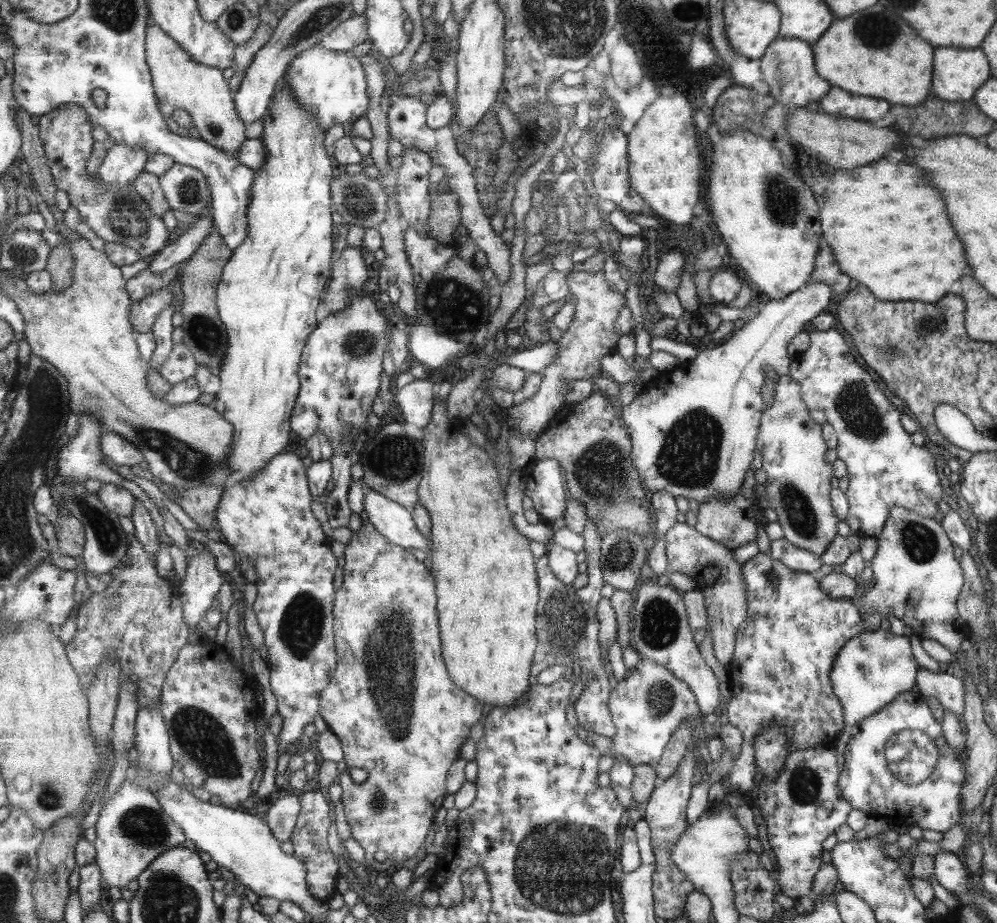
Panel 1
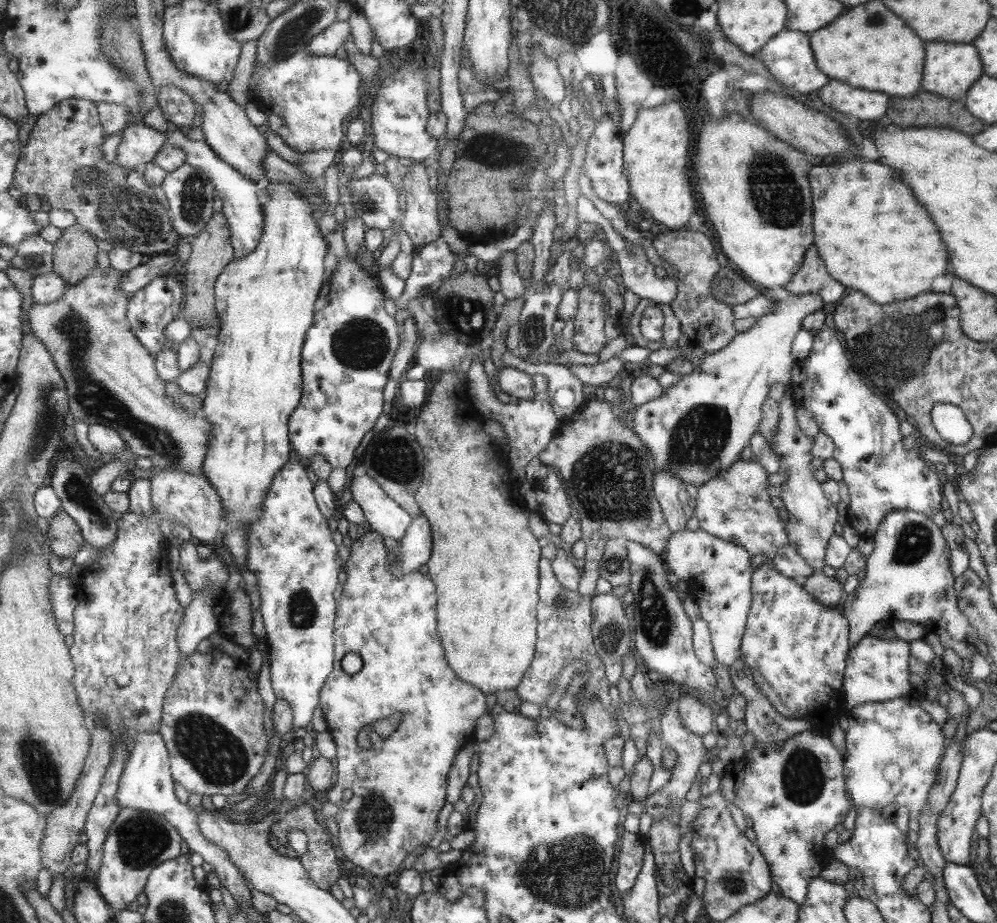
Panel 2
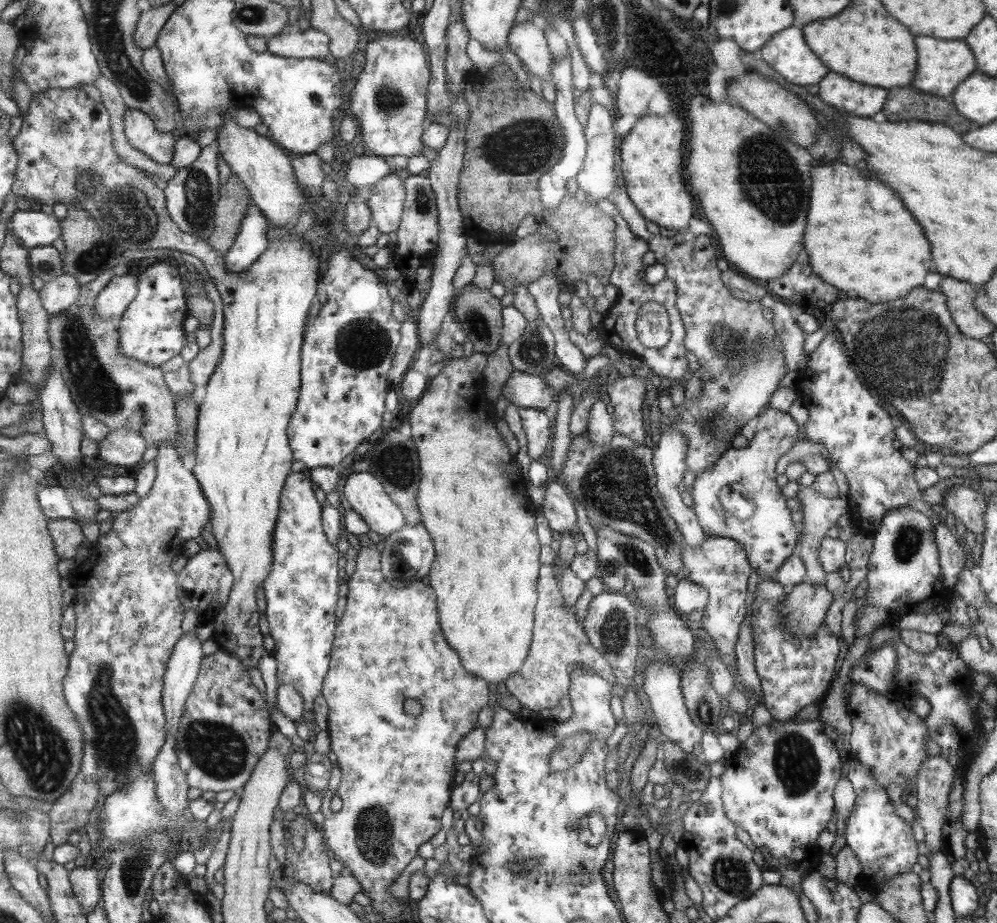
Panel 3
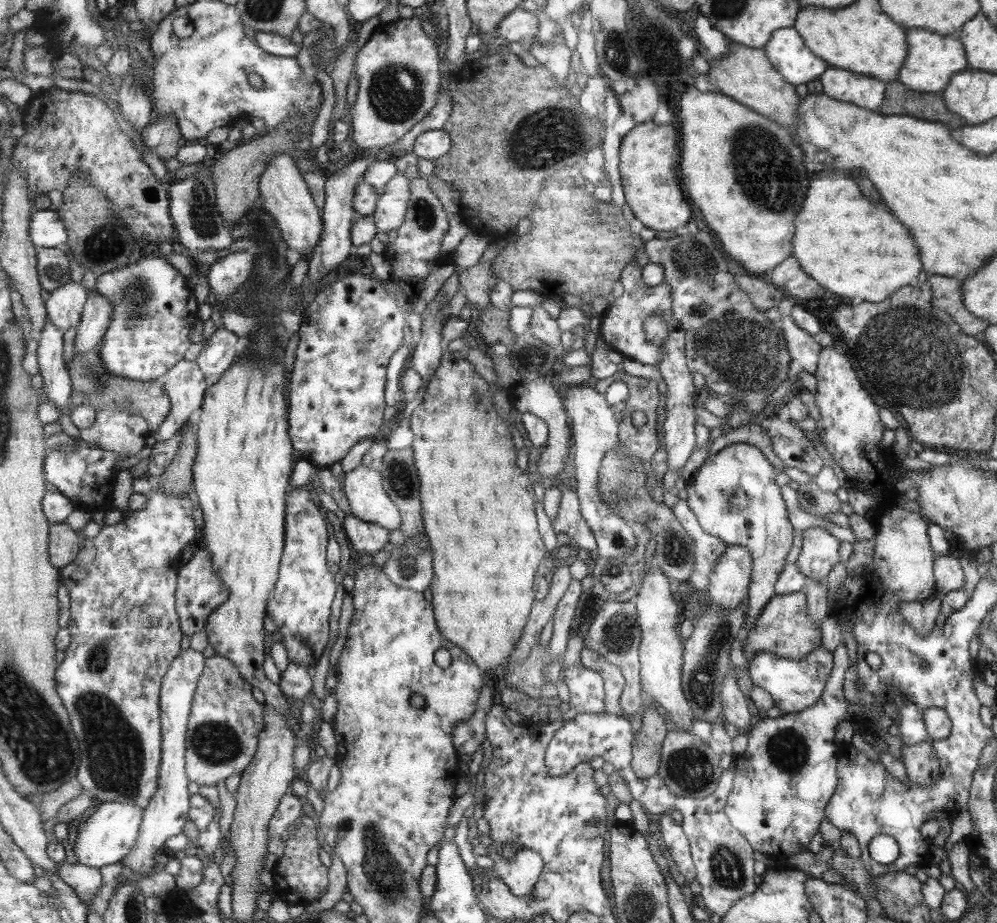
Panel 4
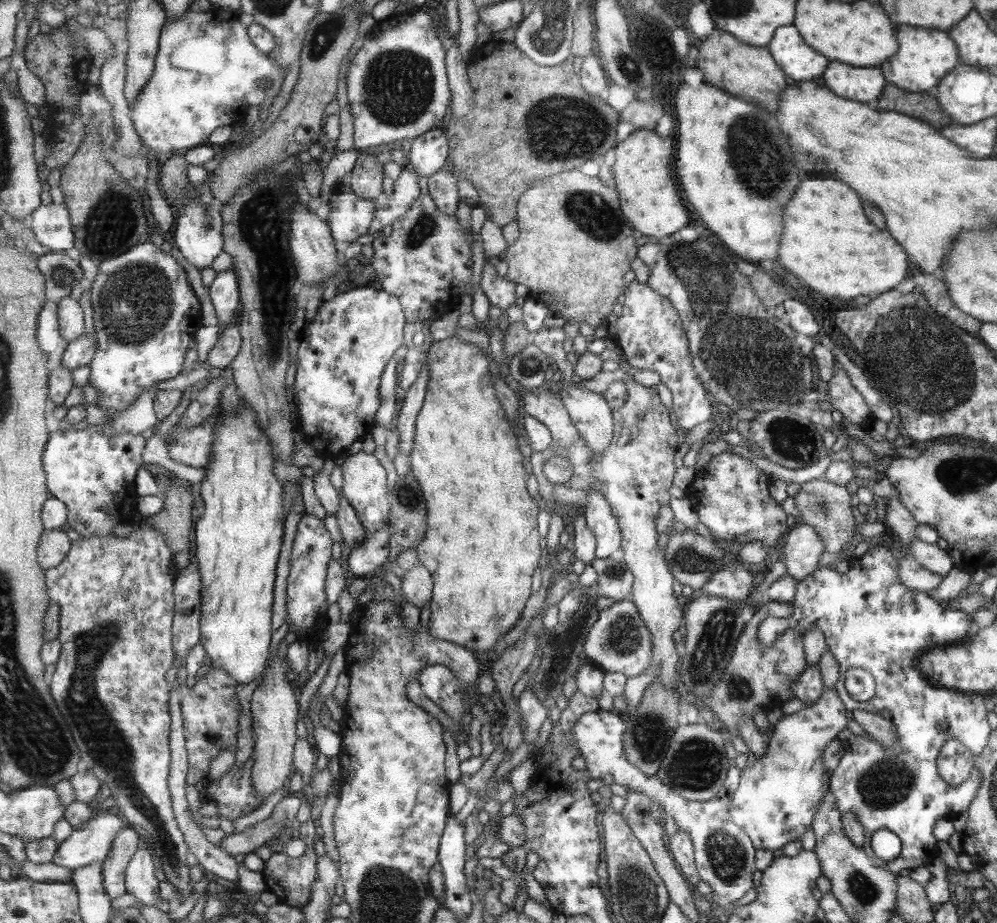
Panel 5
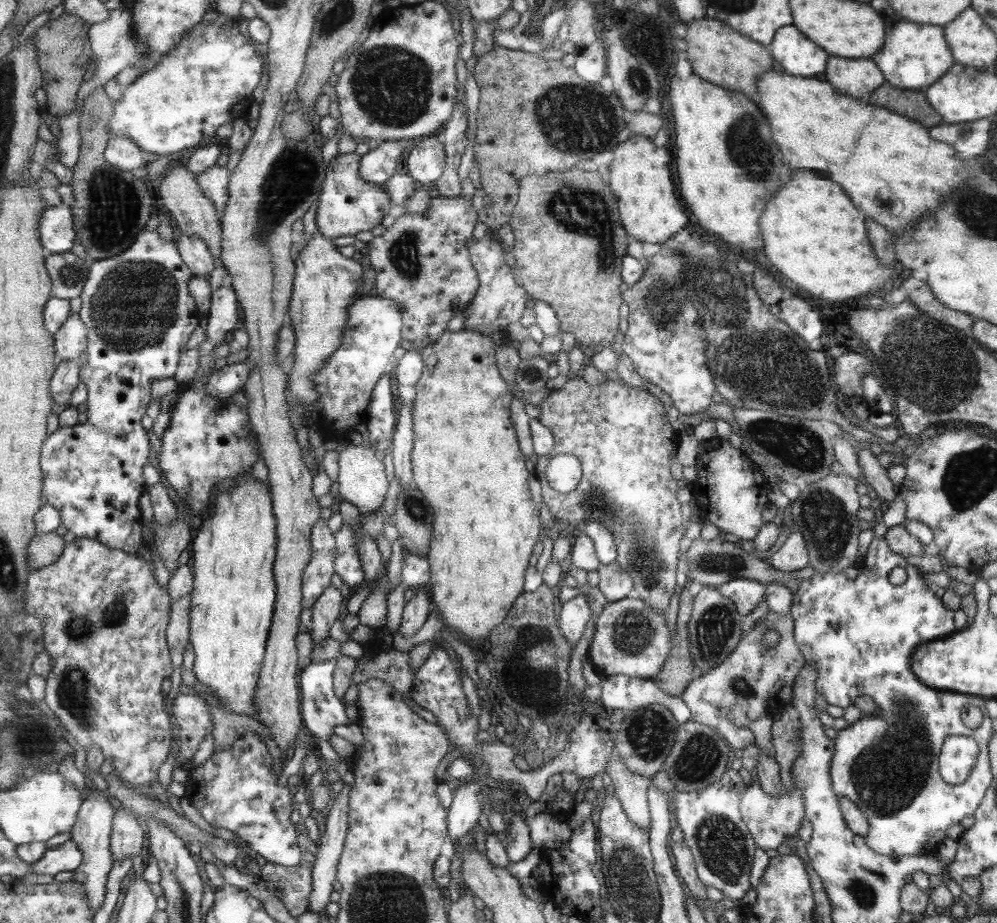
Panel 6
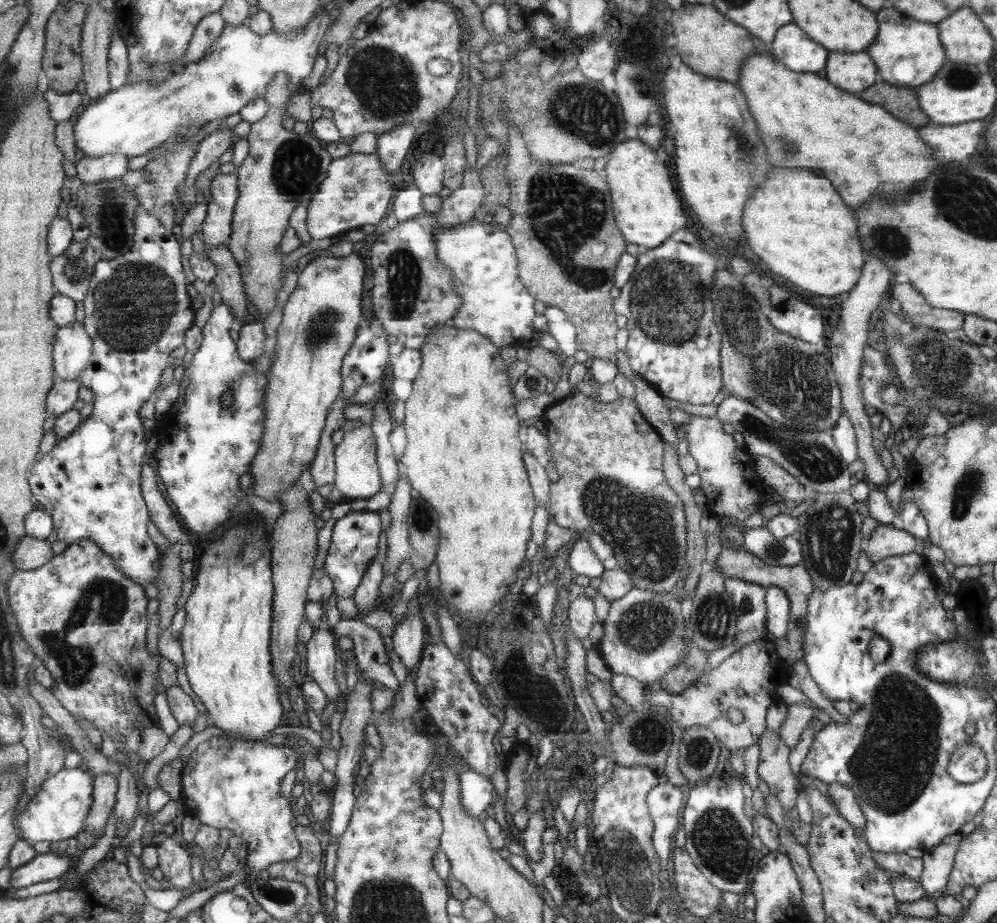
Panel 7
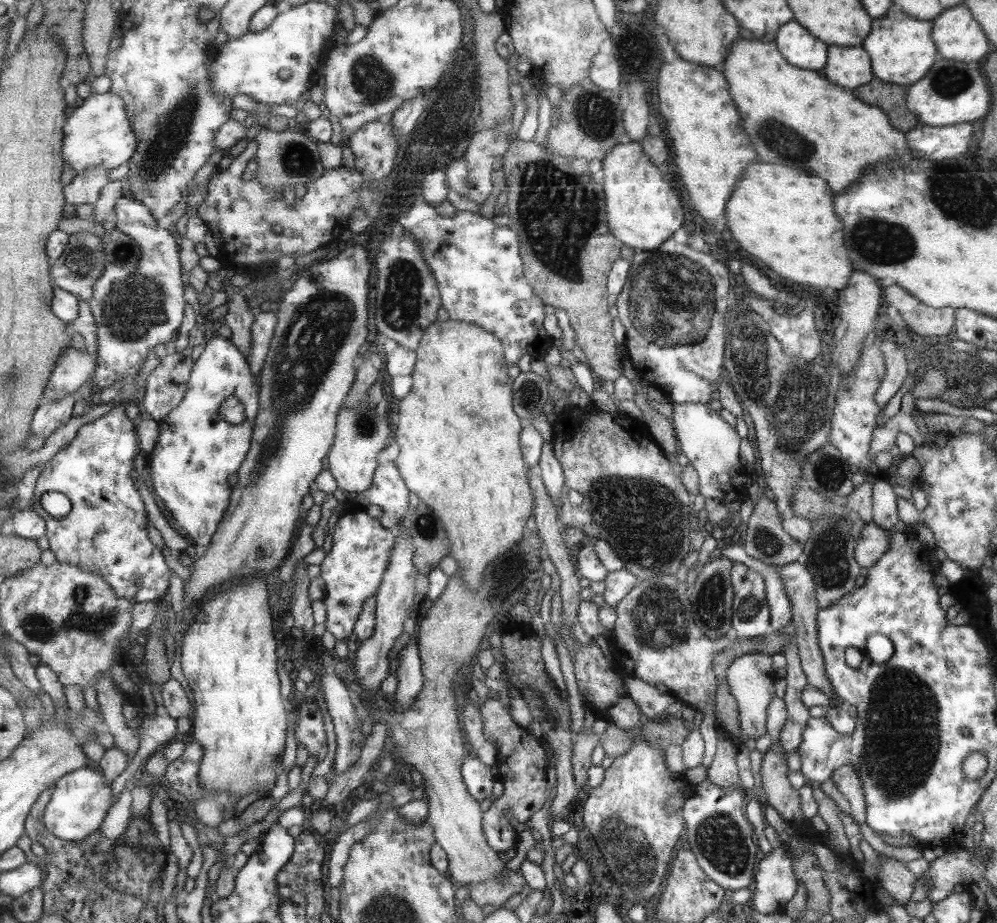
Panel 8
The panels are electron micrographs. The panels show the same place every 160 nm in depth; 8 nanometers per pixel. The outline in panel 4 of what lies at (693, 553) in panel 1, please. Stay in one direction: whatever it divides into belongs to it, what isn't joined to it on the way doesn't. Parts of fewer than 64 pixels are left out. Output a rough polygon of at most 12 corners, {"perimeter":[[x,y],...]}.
{"perimeter":[[728,545],[709,575],[711,605],[739,607],[748,594],[752,558]]}

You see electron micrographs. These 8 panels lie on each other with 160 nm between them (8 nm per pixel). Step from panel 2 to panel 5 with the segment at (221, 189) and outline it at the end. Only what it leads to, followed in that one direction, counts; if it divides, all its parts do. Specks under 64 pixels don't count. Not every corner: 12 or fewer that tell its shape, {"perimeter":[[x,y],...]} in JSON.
{"perimeter":[[234,268],[217,273],[209,288],[219,325],[232,326],[241,302]]}

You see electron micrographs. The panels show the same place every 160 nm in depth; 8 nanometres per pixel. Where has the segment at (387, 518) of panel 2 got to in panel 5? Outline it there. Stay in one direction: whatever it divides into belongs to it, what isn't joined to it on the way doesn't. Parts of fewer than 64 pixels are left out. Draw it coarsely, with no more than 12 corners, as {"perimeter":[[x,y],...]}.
{"perimeter":[[373,453],[346,455],[340,496],[366,532],[386,526],[385,470]]}

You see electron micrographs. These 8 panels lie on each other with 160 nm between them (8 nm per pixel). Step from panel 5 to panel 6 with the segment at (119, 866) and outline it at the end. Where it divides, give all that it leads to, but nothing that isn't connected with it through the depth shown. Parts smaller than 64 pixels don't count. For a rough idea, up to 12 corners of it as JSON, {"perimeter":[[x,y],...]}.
{"perimeter":[[127,808],[114,814],[115,860],[143,850],[146,830]]}

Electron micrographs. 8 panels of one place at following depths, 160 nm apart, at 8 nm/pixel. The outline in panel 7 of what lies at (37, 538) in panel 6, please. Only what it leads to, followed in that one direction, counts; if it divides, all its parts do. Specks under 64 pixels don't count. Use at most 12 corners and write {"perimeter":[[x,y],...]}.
{"perimeter":[[25,535],[16,546],[17,570],[35,570],[53,558],[49,542]]}

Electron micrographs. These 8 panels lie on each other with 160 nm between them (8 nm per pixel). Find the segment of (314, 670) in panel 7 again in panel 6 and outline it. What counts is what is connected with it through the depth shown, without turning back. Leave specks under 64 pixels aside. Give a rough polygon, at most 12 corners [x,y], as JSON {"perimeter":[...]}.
{"perimeter":[[329,585],[312,604],[312,645],[329,638],[344,615],[339,591]]}

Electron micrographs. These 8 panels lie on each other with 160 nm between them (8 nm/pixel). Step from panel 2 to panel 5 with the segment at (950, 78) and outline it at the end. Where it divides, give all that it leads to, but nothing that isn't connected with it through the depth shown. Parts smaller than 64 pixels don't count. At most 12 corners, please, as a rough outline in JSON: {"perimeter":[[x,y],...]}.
{"perimeter":[[907,26],[901,48],[879,66],[913,93],[932,88],[959,64],[945,32]]}

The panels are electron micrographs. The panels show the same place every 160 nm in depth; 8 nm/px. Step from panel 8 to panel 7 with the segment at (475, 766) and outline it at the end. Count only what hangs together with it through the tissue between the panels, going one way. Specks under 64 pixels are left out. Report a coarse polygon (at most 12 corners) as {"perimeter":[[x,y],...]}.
{"perimeter":[[461,774],[461,800],[474,817],[493,798],[490,778]]}

